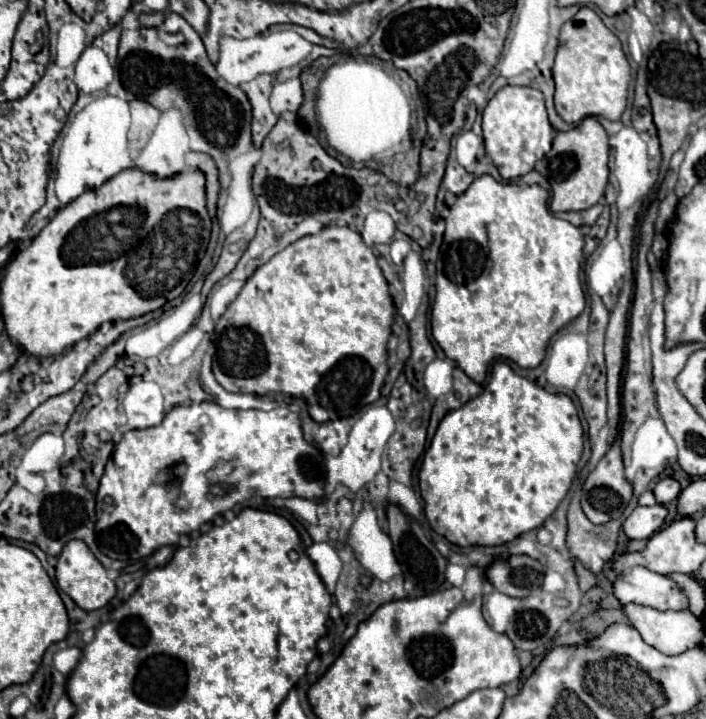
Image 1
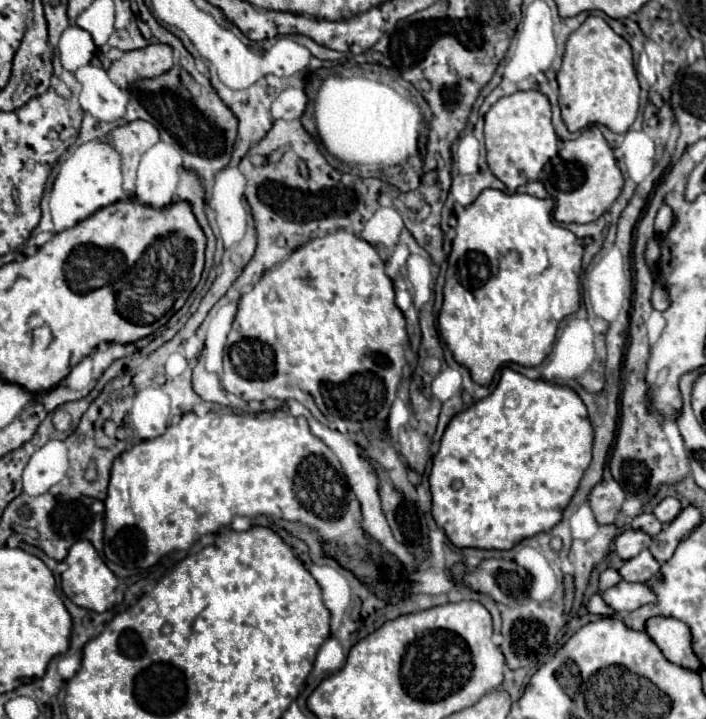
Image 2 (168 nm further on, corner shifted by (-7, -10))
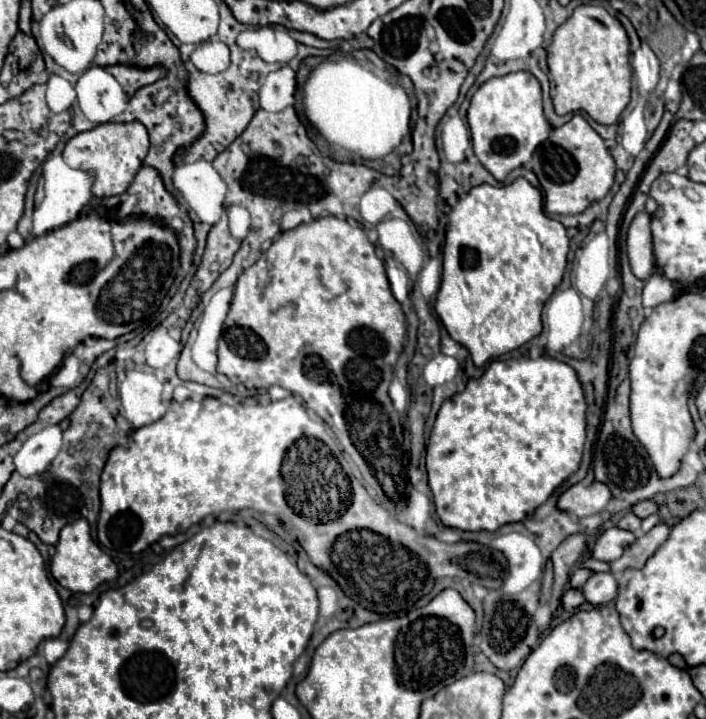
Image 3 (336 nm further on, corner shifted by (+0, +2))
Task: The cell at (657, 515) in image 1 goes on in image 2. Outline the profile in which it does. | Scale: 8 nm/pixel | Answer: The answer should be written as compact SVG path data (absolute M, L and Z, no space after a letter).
M625 530L615 538L615 552L623 558L623 560L631 560L633 556L637 556L641 550L649 548L651 544L651 536L643 530Z

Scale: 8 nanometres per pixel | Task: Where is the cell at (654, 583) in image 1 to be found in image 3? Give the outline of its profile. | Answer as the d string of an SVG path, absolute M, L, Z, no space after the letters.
M610 572L602 574L592 574L586 584L582 586L582 594L586 602L594 606L604 606L610 604L616 598L616 578Z

